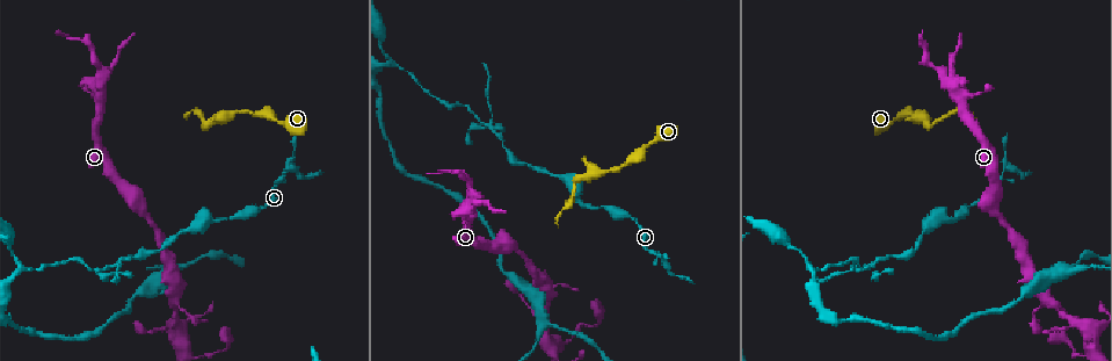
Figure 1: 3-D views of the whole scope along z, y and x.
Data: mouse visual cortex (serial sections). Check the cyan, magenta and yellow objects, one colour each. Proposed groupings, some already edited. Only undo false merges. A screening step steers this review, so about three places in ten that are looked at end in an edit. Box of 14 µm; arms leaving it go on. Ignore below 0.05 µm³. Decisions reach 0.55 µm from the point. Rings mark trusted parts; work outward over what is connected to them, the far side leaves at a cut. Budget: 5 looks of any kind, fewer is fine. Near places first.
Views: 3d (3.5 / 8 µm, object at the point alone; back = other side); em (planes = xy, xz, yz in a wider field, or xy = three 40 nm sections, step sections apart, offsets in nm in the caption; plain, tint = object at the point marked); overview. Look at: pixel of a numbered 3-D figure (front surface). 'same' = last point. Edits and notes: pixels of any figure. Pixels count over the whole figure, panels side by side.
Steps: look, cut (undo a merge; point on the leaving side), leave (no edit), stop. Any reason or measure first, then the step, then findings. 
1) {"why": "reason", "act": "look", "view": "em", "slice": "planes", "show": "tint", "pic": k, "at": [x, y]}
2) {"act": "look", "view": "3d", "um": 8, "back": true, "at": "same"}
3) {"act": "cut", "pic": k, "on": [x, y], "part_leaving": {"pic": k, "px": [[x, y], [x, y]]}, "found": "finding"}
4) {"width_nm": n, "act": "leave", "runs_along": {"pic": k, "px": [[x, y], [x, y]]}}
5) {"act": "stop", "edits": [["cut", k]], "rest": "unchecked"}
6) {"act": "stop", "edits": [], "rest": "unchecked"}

{"why": "branch point", "act": "look", "view": "3d", "um": 3.5, "pic": 1, "at": [873, 264]}

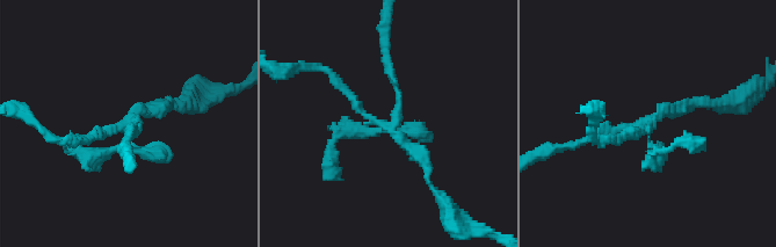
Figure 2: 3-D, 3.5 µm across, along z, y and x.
{"why": "need the tissue", "act": "look", "view": "em", "slice": "xy", "step": 5, "show": "tint", "pic": 2, "at": [652, 126]}

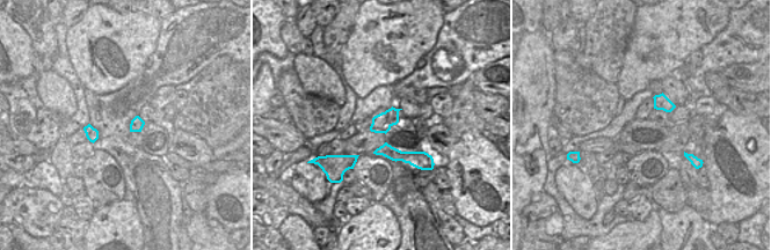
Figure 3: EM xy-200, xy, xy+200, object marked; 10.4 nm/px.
{"act": "leave", "found": "continuous, no second cell"}

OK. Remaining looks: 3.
{"why": "branch point", "act": "look", "view": "3d", "um": 3.5, "pic": 1, "at": [174, 323]}

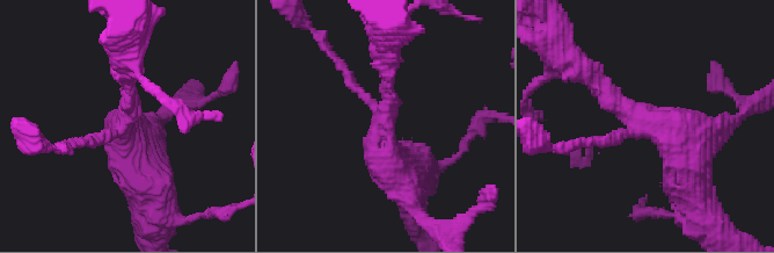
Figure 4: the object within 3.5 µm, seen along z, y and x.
{"why": "shape alone is not enough", "act": "look", "view": "em", "slice": "planes", "show": "tint", "pic": 4, "at": [385, 121]}

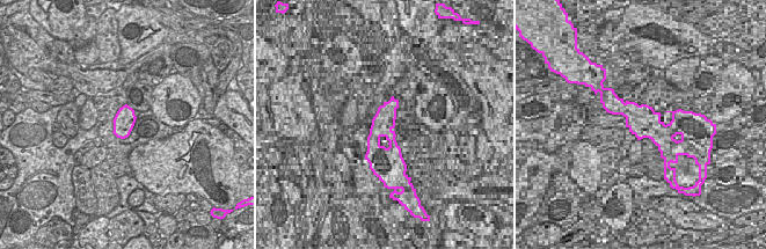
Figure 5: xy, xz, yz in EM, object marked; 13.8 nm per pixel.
{"act": "leave", "runs_along": {"pic": 4, "px": [[586, 70], [658, 131], [702, 138]]}, "found": "all the same cell"}

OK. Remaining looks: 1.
{"act": "stop", "edits": [], "rest": "unchecked"}

